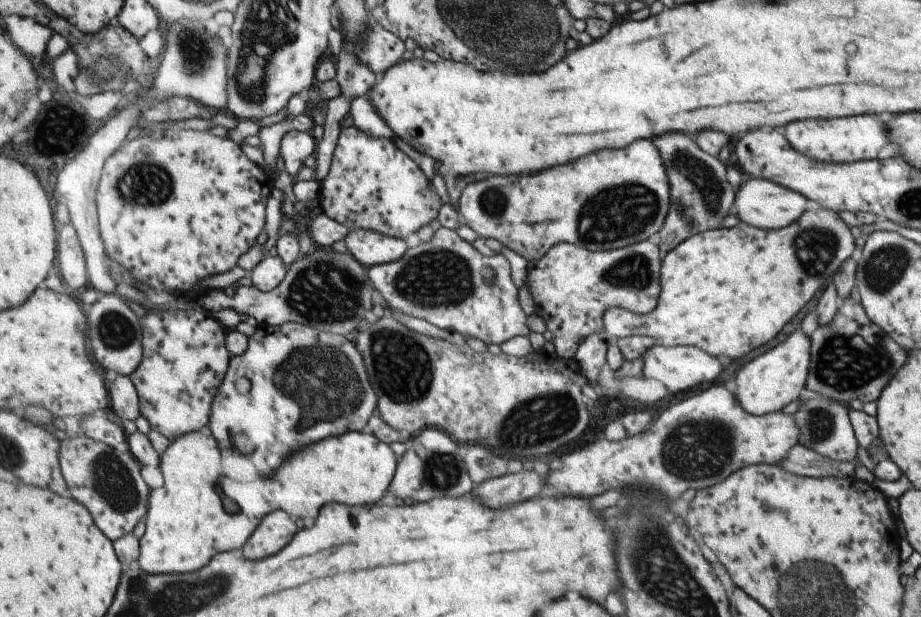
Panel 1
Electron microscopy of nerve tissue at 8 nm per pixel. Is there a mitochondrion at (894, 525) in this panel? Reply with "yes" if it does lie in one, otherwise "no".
no

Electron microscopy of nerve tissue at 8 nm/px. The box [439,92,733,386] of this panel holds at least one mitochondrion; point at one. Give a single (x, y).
(606, 218)

